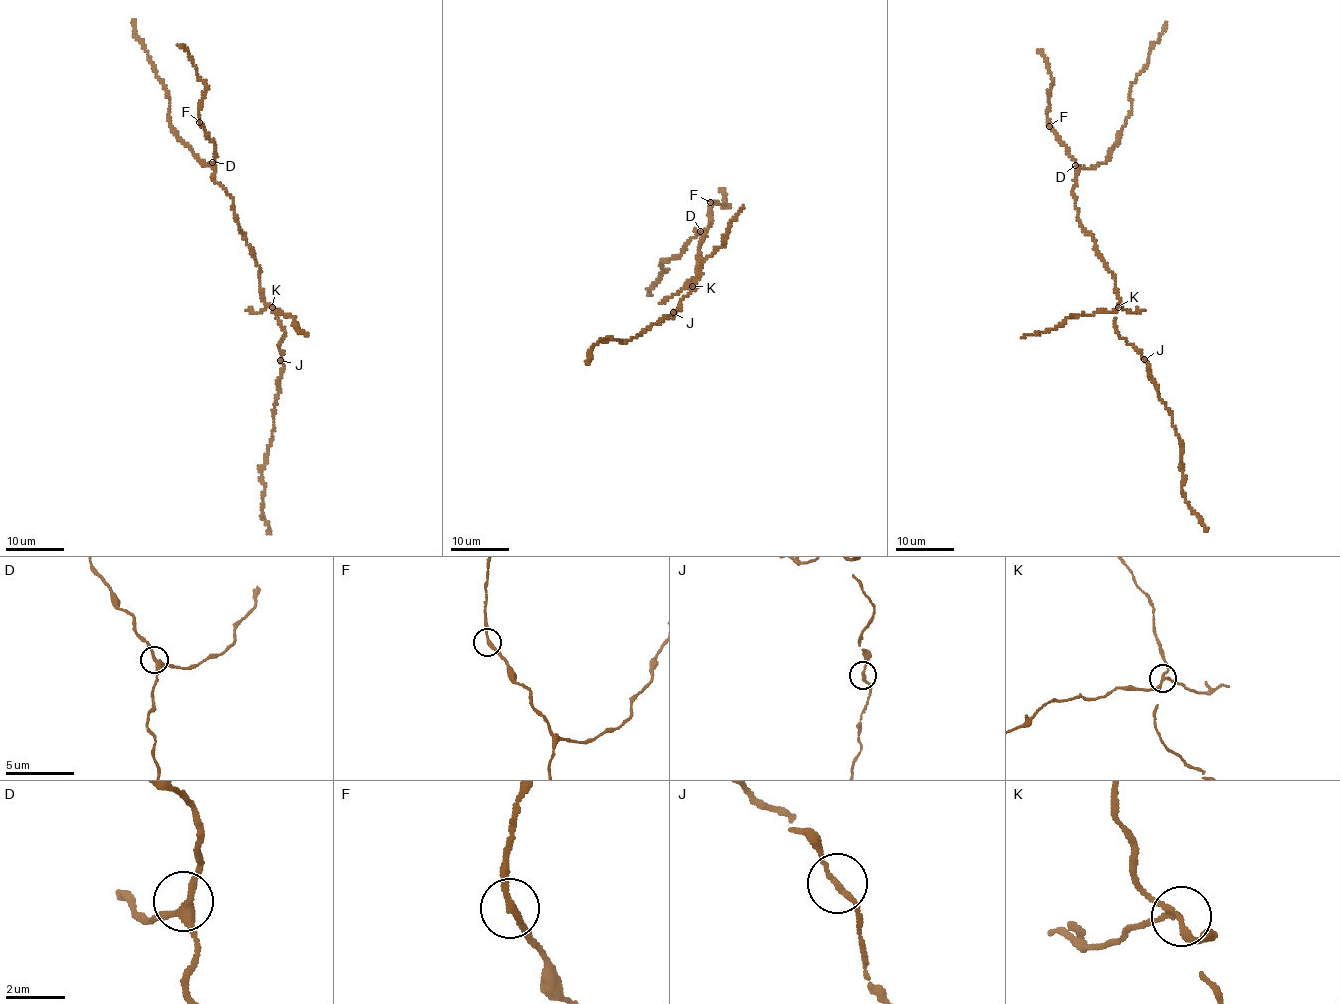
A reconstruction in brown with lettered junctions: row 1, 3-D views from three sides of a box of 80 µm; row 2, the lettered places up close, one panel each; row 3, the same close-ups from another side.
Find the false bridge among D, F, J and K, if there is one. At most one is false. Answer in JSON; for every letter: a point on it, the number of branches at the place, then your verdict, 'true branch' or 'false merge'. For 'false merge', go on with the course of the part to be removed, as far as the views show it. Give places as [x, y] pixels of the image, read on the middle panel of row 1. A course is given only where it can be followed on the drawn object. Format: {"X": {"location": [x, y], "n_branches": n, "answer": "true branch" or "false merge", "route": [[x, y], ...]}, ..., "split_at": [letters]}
{"D": {"location": [700, 231], "n_branches": 3, "answer": "true branch"}, "F": {"location": [710, 202], "n_branches": 2, "answer": "true branch"}, "J": {"location": [673, 312], "n_branches": 2, "answer": "true branch"}, "K": {"location": [692, 286], "n_branches": 3, "answer": "false merge", "route": [[692, 286], [704, 261], [722, 248], [730, 224], [744, 206]]}, "split_at": ["K"]}

